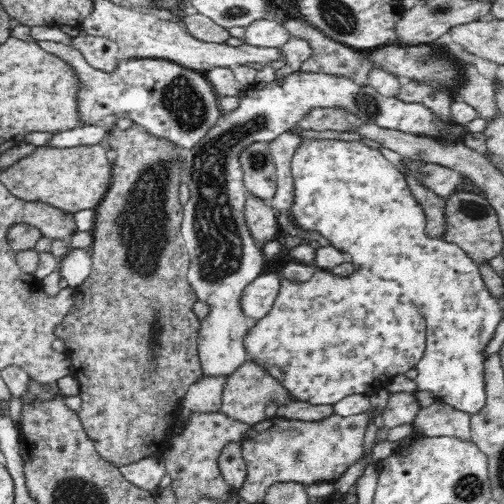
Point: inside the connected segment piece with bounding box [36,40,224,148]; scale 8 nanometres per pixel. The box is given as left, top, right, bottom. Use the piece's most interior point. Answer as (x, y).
(171, 102)

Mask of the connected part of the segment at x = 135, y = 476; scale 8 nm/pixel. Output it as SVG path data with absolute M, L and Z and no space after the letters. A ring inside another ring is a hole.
M164 456L140 459L136 464L121 467L120 474L135 486L154 492L166 474Z

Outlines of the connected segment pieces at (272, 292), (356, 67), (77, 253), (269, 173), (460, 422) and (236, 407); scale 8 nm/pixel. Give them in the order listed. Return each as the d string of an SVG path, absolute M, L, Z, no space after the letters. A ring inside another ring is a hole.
M266 273L256 277L242 291L239 305L244 316L261 319L272 308L280 288L279 275Z
M285 18L284 28L289 33L291 38L299 38L306 42L312 49L310 58L303 62L300 67L302 73L318 73L324 75L332 75L335 77L346 77L346 79L353 80L358 86L367 86L368 74L376 68L376 65L371 62L367 56L364 56L363 51L356 50L351 46L338 42L328 37L324 32L321 32L316 27L308 26L308 24L301 18L297 20L290 20Z
M71 248L65 257L59 258L60 288L75 289L92 273L92 257L86 248Z
M256 141L239 152L244 188L260 200L271 199L277 191L277 170L270 142Z
M436 400L431 406L421 407L415 416L415 424L429 437L451 436L464 442L472 442L471 414Z
M245 361L236 372L232 372L227 377L219 411L238 422L256 425L268 418L266 417L266 405L274 400L278 402L278 405L283 405L292 401L293 398L283 390L276 379L268 376L261 366Z

